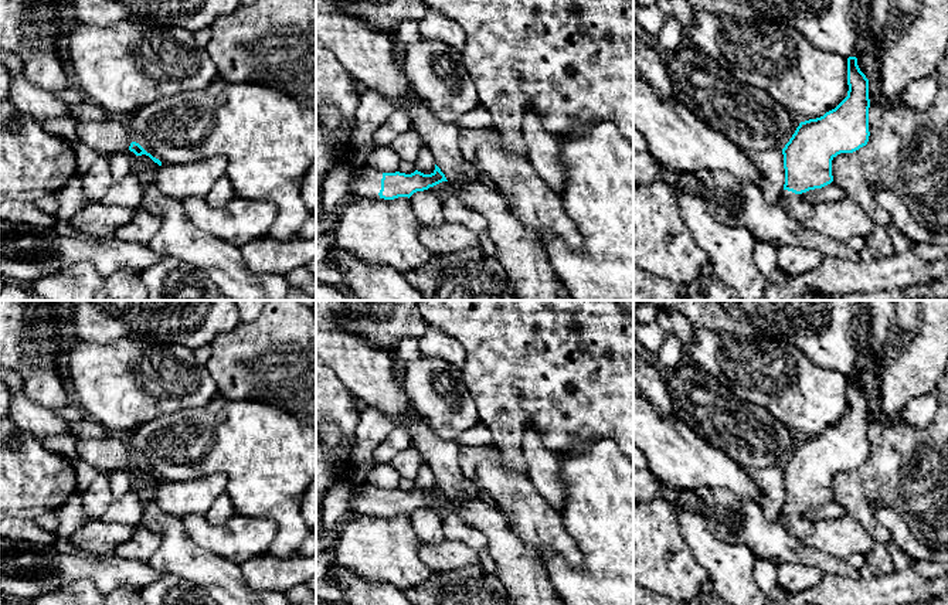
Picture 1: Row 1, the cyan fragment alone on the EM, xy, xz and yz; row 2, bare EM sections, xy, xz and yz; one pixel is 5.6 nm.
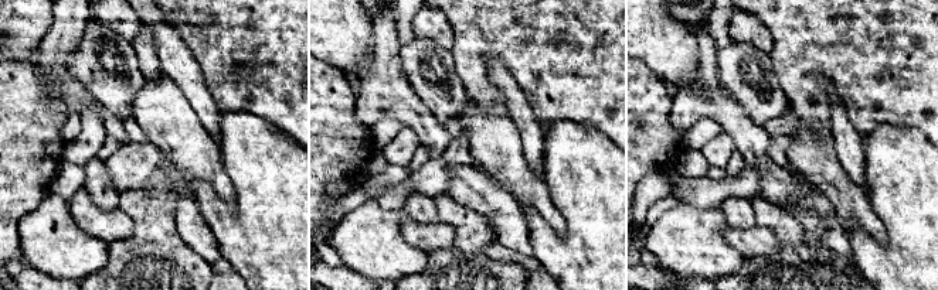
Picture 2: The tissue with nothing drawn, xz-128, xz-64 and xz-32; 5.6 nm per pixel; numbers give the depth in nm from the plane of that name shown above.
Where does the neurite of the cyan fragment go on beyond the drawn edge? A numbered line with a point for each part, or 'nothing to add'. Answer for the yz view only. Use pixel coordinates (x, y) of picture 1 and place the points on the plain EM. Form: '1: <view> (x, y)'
1: yz (795, 523)

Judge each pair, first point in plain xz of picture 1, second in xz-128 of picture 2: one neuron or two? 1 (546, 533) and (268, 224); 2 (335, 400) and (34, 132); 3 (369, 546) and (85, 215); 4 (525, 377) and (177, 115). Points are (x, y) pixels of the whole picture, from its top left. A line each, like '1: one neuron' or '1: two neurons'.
1: two neurons
2: one neuron
3: two neurons
4: two neurons

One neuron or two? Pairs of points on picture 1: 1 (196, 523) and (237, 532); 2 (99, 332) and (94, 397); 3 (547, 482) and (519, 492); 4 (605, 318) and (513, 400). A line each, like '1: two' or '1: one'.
1: one
2: two
3: two
4: one

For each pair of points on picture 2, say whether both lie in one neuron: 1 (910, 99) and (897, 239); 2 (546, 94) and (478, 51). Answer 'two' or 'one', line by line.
1: two
2: one

